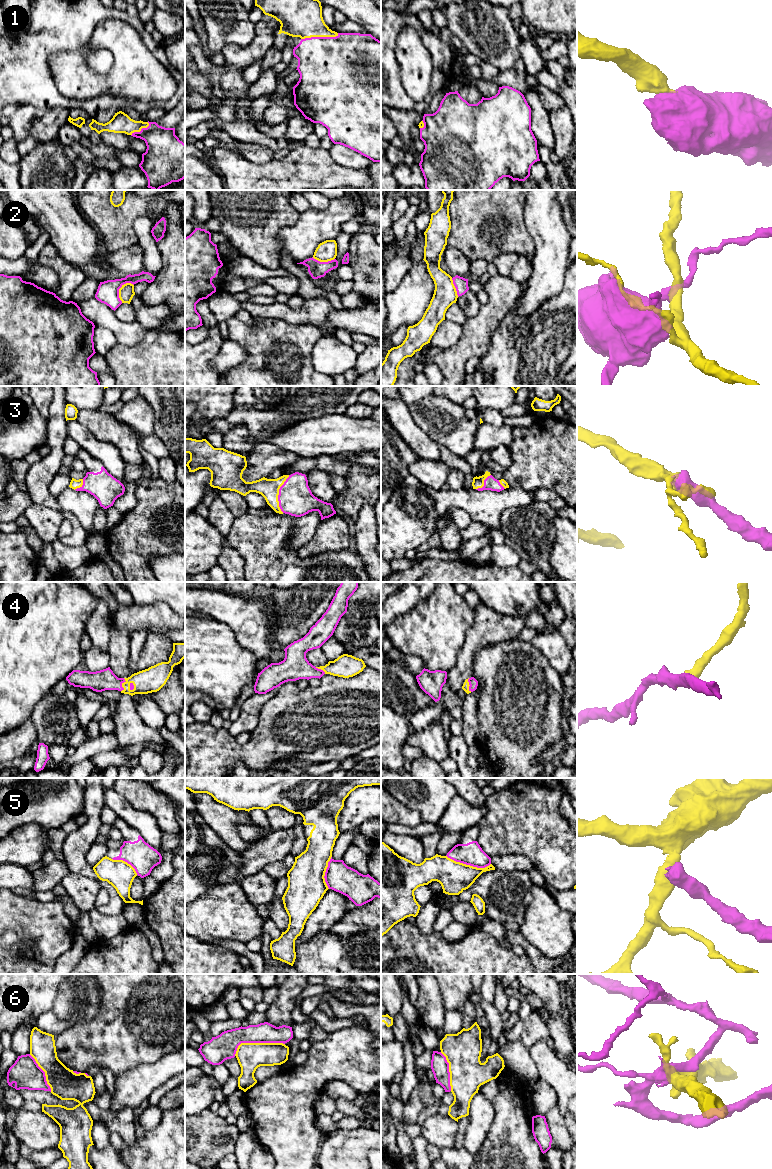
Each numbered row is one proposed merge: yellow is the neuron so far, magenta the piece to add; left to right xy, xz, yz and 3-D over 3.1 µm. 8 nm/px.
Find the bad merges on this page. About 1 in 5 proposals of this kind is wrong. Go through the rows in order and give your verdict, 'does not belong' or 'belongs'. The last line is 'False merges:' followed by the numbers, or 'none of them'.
1: belongs
2: does not belong
3: belongs
4: belongs
5: does not belong
6: does not belong
False merges: 2, 5, 6

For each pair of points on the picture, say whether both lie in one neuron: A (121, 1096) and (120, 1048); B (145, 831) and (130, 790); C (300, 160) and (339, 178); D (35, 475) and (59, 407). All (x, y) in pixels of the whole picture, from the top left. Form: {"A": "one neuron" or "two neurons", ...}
{"A": "two neurons", "B": "two neurons", "C": "one neuron", "D": "one neuron"}

